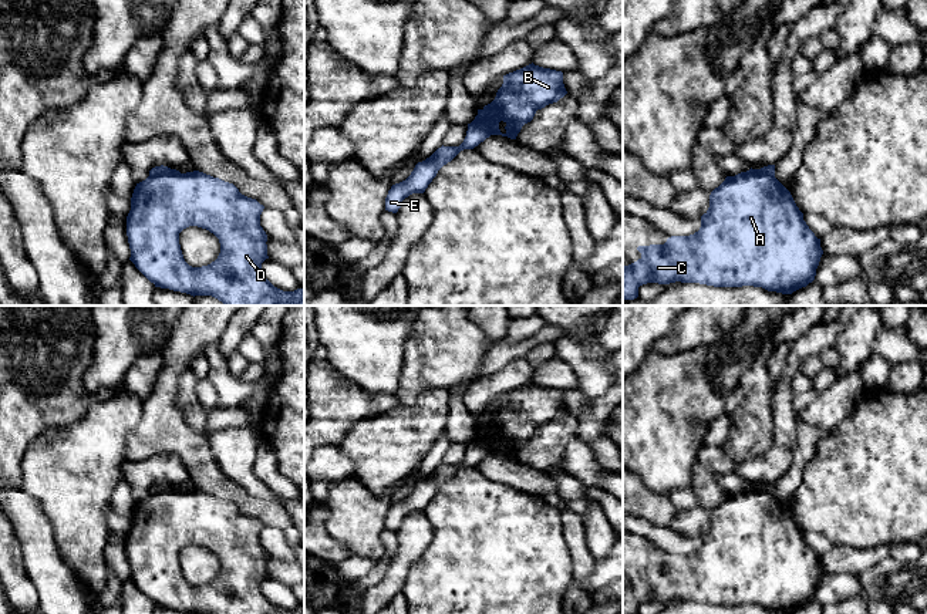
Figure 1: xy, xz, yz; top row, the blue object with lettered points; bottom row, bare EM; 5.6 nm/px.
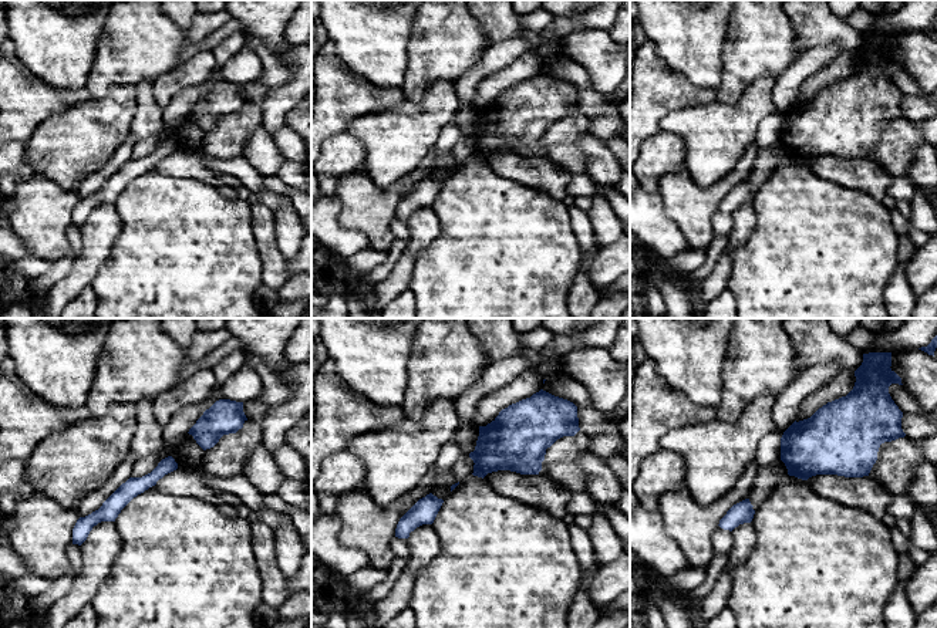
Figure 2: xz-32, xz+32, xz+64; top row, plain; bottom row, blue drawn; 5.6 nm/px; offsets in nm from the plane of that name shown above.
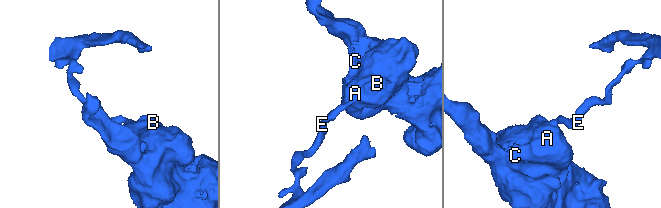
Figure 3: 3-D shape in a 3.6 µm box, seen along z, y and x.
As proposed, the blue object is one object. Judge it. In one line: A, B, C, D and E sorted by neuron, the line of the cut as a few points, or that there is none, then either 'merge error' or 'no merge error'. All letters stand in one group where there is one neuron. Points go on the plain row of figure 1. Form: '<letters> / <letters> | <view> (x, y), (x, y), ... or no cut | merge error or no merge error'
A B C D / E | xy (171, 488), (149, 495) | merge error

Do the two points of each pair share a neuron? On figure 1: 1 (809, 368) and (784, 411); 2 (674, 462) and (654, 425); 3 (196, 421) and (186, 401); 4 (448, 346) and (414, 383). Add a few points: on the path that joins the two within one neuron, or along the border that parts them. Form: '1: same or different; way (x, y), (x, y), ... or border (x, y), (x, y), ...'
1: different; border (818, 354), (808, 356), (798, 370)
2: same; way (666, 454), (660, 448), (656, 434)
3: same; way (195, 417), (189, 405)
4: same; way (440, 354), (420, 374)

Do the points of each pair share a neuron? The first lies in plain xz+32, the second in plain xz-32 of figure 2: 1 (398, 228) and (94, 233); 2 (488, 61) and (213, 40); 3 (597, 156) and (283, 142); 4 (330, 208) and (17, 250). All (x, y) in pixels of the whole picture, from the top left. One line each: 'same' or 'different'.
1: different
2: same
3: different
4: same

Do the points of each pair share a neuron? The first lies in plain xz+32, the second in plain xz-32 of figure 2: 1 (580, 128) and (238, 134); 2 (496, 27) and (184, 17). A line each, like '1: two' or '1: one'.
1: one
2: one

